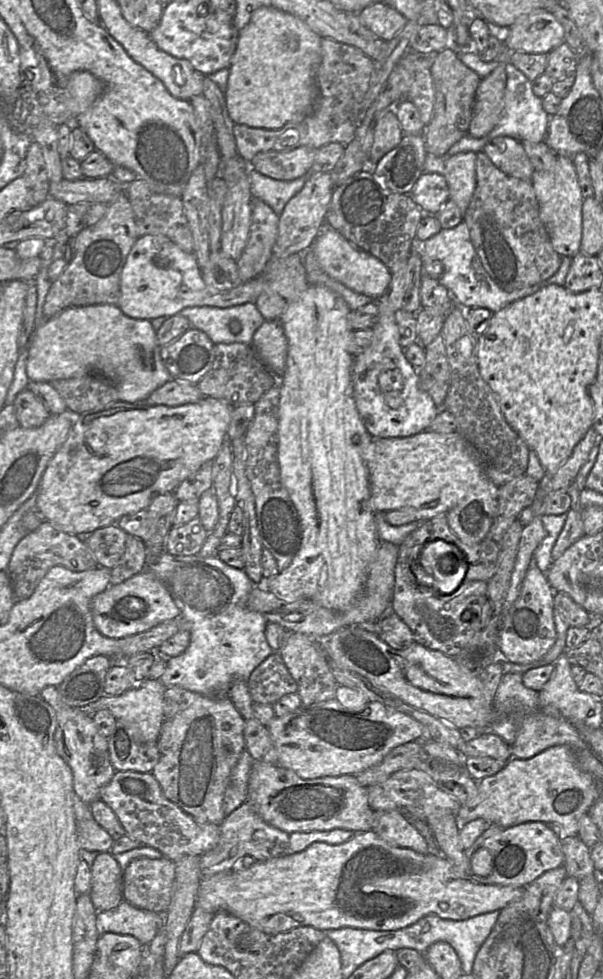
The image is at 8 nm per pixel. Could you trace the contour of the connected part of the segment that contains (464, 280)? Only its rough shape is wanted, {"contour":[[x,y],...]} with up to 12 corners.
{"contour":[[464,221],[418,242],[438,259],[456,305],[495,313],[550,284],[565,285],[572,257],[549,279],[506,292],[487,274]]}

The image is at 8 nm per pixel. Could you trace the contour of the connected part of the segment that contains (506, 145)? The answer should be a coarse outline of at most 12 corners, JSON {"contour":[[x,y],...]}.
{"contour":[[496,137],[482,152],[506,175],[531,181],[520,141]]}

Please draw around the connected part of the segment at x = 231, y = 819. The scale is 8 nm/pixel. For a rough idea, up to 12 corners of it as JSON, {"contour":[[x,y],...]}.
{"contour":[[249,801],[219,825],[203,854],[201,879],[232,869],[245,855],[266,861],[314,842],[343,843],[346,829],[286,832]]}

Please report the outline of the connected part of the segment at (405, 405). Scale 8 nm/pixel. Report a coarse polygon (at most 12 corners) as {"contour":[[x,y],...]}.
{"contour":[[387,292],[355,355],[356,408],[373,438],[408,437],[439,412],[398,341]]}

